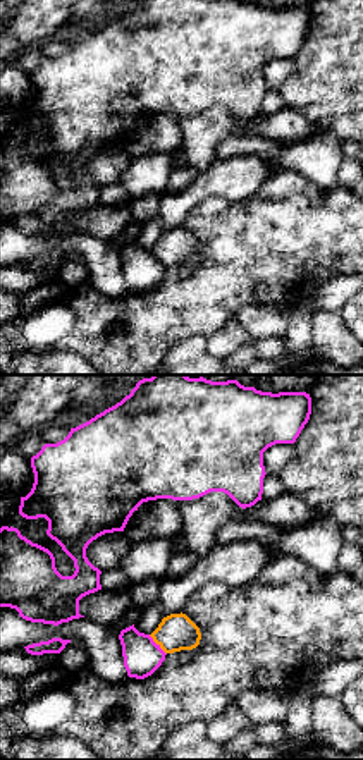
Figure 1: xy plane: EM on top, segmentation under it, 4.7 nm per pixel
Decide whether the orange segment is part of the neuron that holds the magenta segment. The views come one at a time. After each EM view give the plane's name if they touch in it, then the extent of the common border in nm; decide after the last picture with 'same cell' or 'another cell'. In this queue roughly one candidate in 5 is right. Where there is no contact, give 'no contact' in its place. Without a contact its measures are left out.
meets magenta in xy; contact 130 nm long

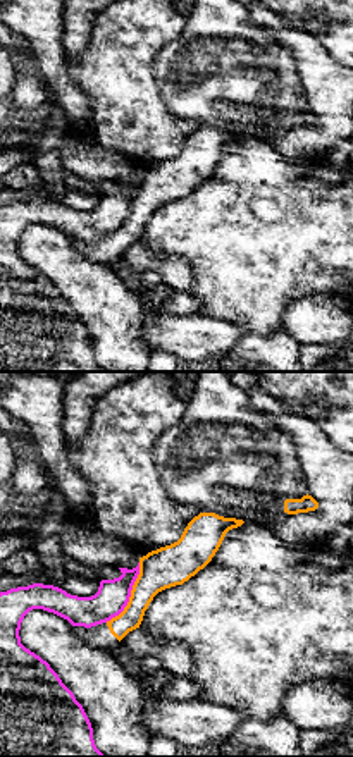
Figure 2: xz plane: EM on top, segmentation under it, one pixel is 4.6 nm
meets magenta in xz; contact 320 nm long

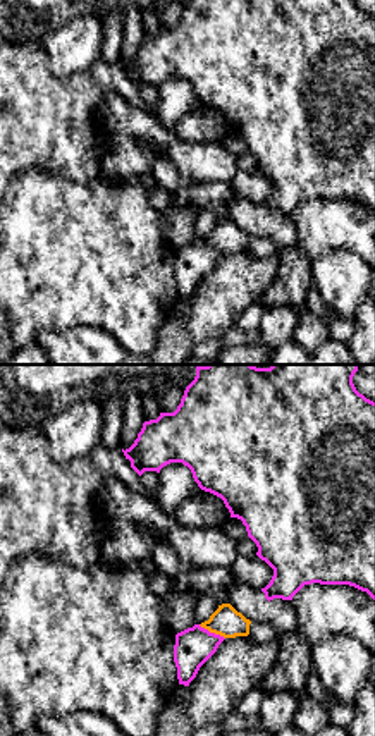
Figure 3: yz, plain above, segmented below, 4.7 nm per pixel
meets magenta in yz; contact 140 nm long

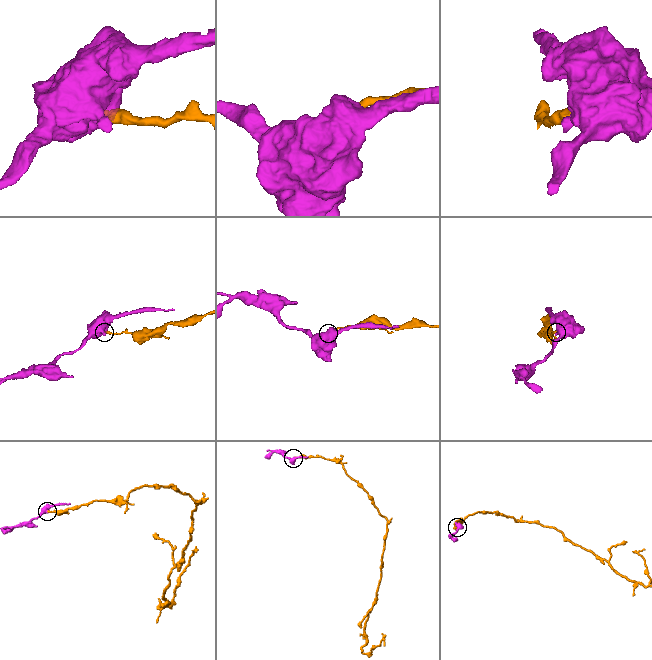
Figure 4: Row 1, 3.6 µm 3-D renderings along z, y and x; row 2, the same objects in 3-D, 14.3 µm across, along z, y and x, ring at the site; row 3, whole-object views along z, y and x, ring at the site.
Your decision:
another cell

